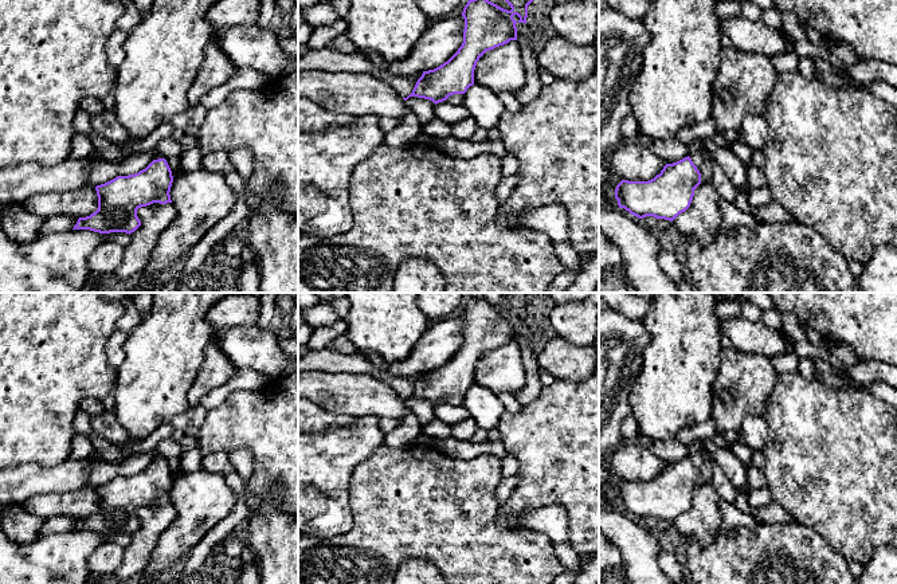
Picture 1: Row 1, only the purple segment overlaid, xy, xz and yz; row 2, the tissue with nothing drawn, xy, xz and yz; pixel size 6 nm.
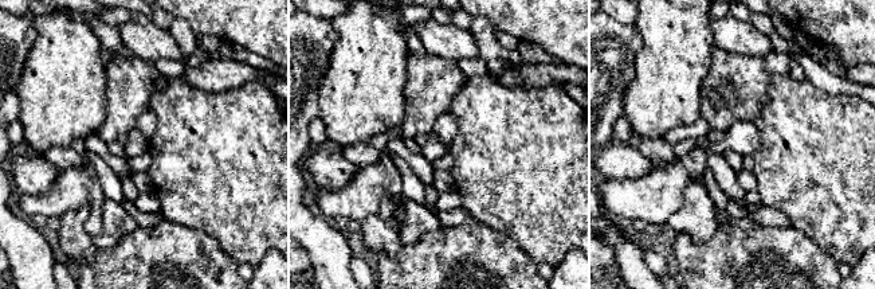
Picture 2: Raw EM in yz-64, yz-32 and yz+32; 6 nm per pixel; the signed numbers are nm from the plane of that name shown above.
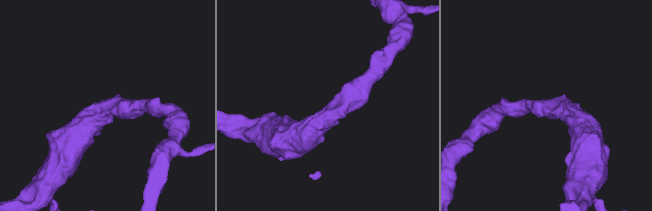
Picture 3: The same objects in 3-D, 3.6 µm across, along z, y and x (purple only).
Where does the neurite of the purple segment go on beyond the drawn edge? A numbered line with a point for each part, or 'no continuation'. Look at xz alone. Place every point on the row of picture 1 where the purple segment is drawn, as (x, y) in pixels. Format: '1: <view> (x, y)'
1: xz (457, 98)

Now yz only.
1: yz (702, 159)

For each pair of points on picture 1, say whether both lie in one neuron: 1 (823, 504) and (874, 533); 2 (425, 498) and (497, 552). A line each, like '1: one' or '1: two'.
1: one
2: one

